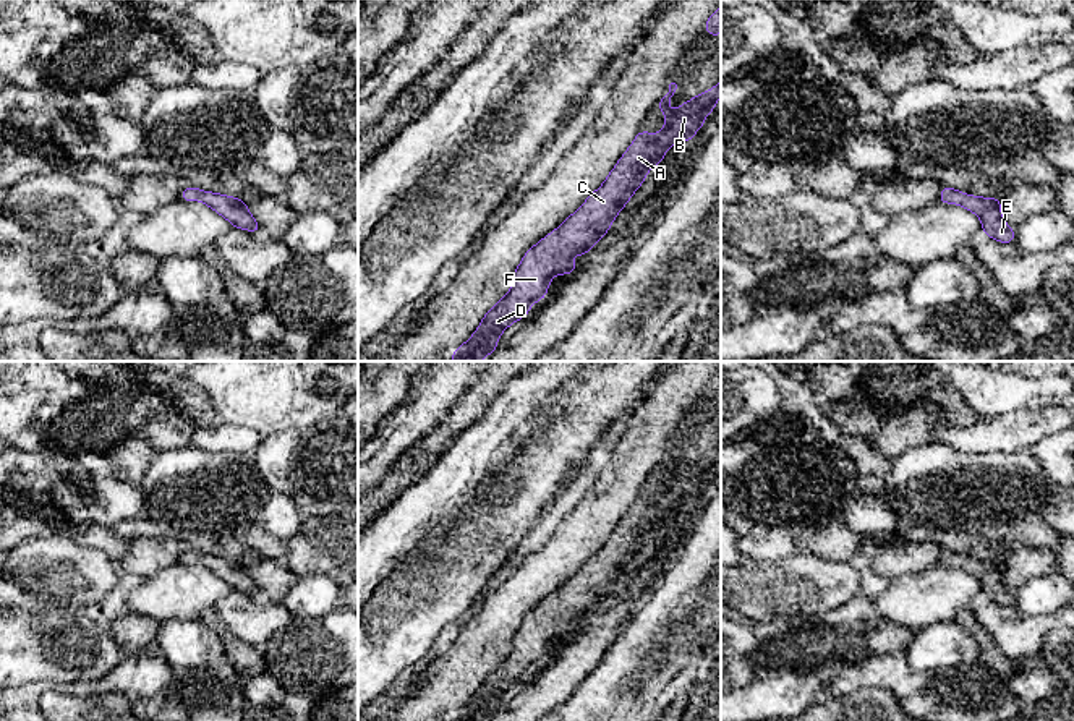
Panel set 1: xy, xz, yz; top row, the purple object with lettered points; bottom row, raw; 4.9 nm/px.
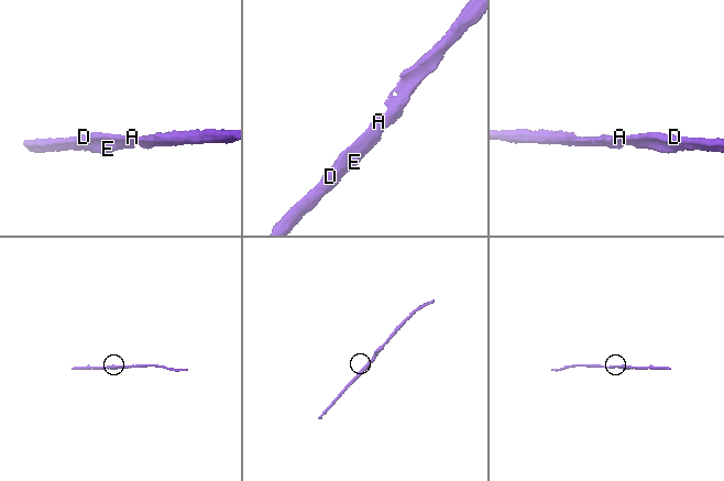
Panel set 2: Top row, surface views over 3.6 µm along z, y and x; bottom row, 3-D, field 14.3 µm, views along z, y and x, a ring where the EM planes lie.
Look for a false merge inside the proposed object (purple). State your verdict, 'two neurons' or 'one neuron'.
one neuron

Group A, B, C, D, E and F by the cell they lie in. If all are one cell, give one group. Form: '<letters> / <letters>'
A B C D E F

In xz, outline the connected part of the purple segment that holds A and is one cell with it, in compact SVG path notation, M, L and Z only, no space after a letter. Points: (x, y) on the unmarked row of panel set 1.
M721 442L713 452L671 475L669 462L676 452L677 447L671 446L656 468L666 480L663 493L658 497L638 494L604 546L552 596L525 616L512 638L510 655L486 676L475 697L452 716L452 721L489 719L499 708L499 698L525 680L535 664L546 659L552 640L570 638L577 632L572 619L578 616L583 621L601 604L616 578L645 544L645 538L664 523L666 514L677 506L688 506L703 489L706 478L718 468Z

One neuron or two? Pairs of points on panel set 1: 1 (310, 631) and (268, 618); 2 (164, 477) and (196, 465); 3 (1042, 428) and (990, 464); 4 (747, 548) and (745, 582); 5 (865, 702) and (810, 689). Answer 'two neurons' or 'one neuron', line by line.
1: two neurons
2: one neuron
3: two neurons
4: two neurons
5: two neurons

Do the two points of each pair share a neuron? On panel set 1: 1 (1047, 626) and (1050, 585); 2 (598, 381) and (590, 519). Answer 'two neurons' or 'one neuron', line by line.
1: two neurons
2: two neurons

